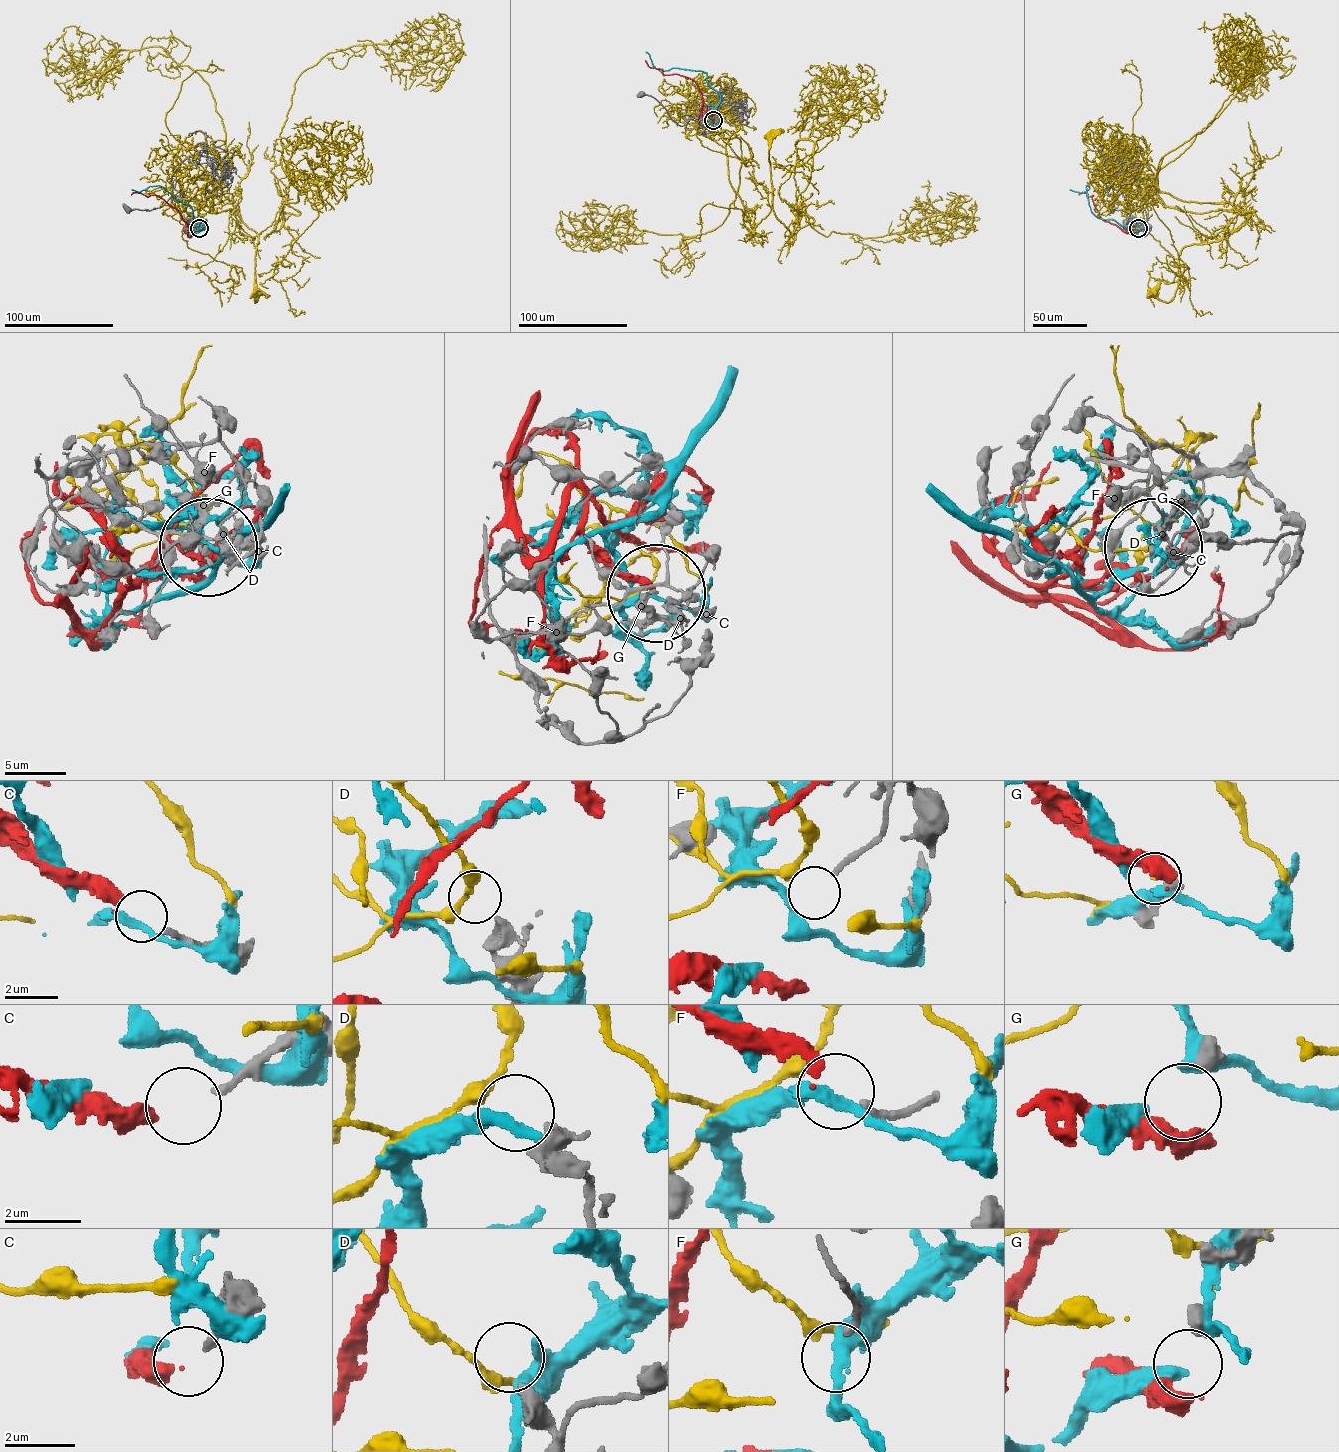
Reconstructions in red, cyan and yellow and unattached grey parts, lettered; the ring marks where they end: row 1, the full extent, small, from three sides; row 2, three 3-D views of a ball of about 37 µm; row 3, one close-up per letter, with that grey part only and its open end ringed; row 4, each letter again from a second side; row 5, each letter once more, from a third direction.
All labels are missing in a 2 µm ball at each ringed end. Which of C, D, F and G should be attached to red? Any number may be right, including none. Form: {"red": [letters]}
{"red": ["C"]}

